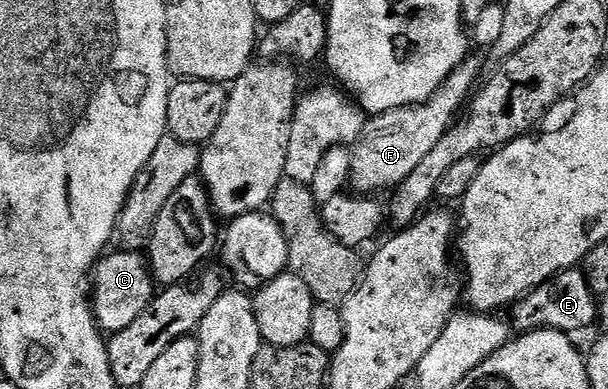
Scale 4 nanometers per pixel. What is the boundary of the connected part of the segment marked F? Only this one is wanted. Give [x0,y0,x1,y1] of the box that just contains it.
[349,57,481,197]

